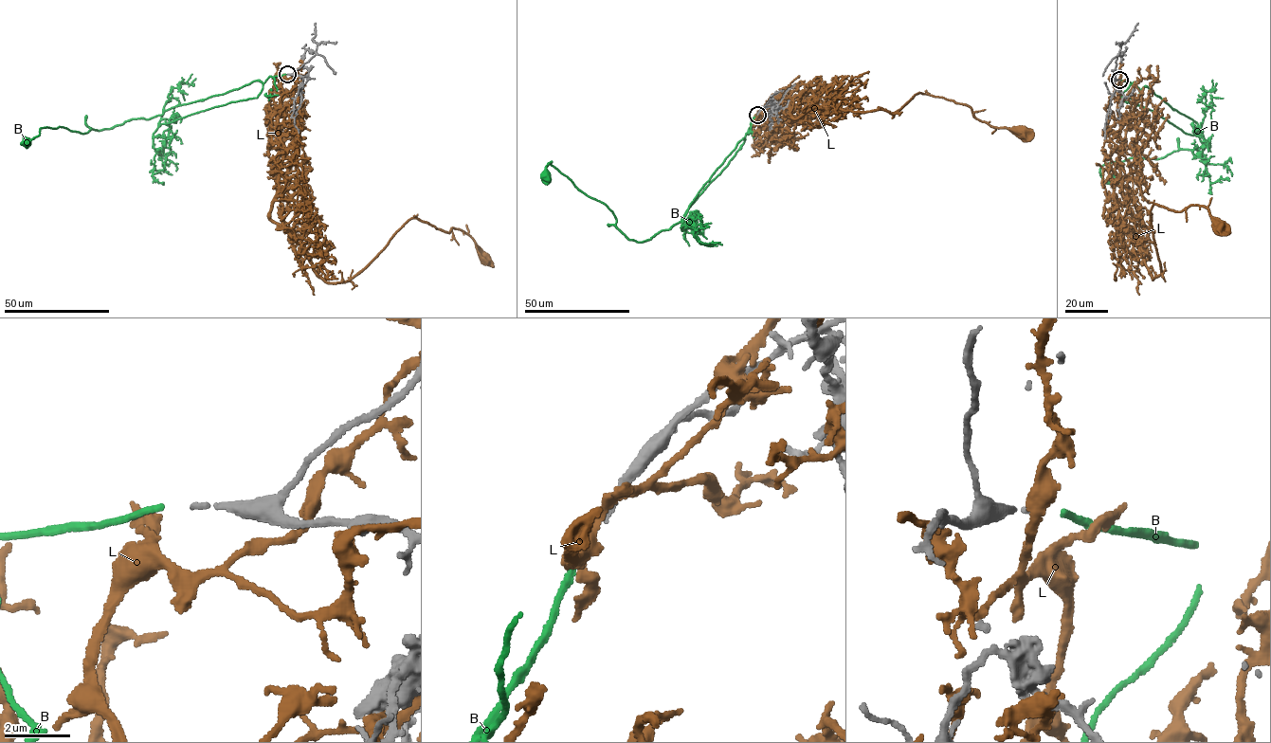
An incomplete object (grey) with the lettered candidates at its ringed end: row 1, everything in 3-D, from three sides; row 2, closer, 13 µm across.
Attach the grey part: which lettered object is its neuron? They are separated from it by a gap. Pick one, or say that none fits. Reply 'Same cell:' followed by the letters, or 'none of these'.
Same cell: B

